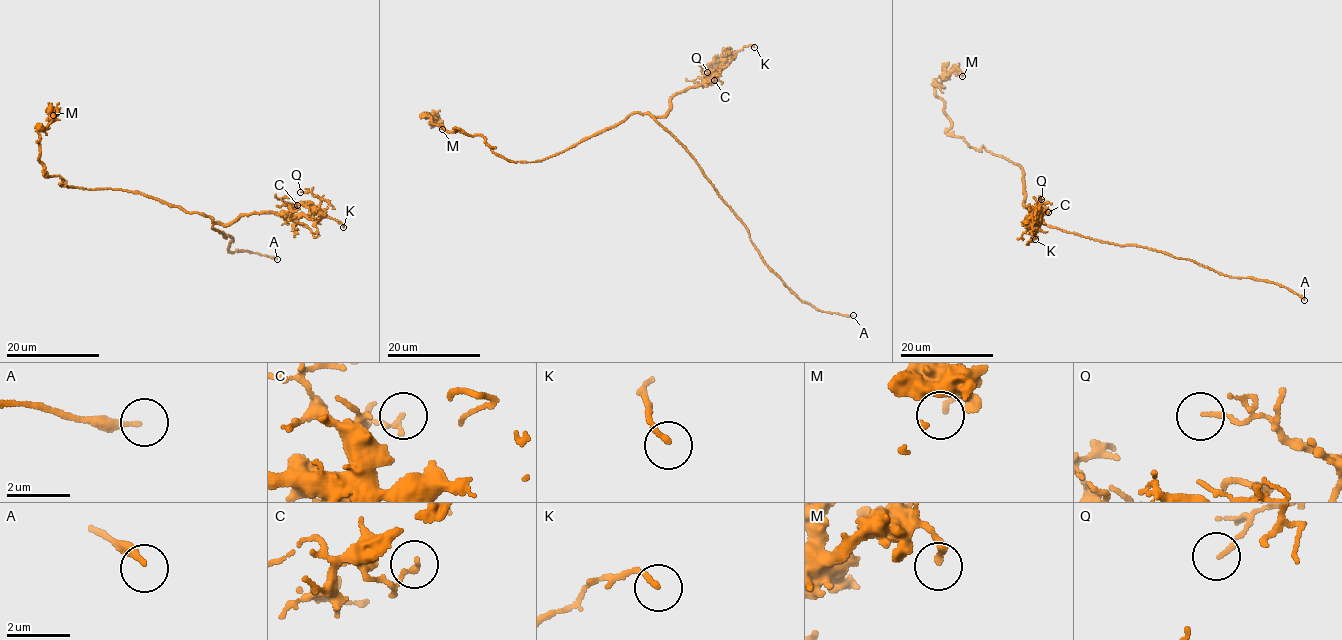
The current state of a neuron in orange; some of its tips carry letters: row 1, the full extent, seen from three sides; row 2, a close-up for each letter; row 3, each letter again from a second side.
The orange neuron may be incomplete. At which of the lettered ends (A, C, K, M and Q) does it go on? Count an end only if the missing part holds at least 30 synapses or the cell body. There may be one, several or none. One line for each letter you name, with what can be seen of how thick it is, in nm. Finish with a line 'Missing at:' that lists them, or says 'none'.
A: 190 nm thick
Missing at: A

